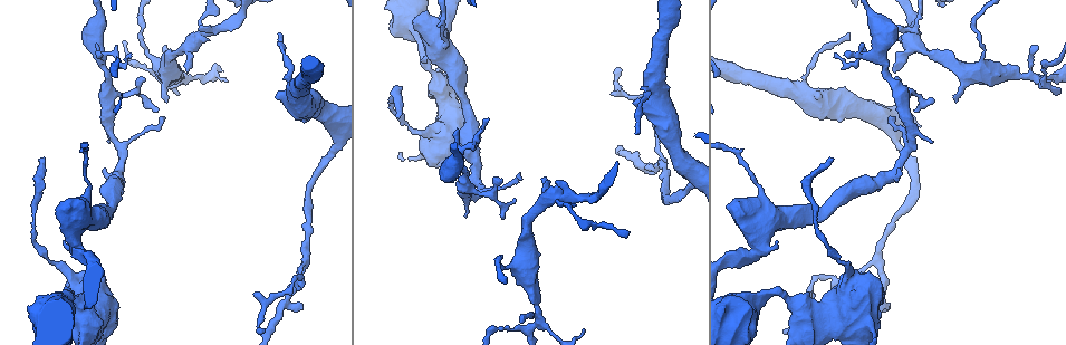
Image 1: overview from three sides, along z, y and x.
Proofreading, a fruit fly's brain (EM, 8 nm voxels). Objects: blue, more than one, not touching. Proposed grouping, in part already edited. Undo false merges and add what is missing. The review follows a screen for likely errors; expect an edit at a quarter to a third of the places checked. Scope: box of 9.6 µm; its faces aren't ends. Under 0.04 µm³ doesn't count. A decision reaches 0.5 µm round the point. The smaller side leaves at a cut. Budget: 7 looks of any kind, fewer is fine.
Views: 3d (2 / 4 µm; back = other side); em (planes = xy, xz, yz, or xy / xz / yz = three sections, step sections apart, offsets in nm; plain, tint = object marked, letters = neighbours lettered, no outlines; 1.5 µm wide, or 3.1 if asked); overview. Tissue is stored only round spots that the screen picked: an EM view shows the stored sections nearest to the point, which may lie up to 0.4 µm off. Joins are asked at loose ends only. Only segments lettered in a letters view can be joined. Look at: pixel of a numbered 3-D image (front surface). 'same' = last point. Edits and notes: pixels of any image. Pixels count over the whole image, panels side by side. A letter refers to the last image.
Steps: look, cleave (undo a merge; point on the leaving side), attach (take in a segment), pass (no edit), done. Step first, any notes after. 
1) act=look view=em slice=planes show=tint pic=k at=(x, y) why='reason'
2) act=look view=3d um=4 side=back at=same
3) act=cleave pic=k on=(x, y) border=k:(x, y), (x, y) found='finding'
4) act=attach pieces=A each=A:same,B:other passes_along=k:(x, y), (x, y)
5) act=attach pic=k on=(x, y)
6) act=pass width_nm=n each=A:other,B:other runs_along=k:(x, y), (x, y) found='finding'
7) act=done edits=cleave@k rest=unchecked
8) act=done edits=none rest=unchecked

act=look view=3d um=4 pic=1 at=(894, 72)

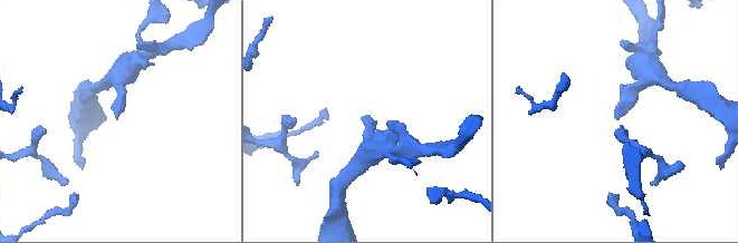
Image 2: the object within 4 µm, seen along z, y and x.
act=look view=em slice=planes show=letters pic=2 at=(369, 120)

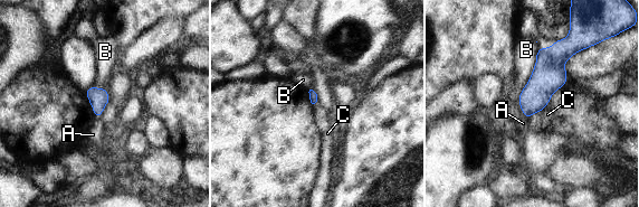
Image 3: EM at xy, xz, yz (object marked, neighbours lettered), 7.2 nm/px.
act=pass each=A:other,B:other,C:other runs_along=3:(574, 39), (550, 64), (527, 113) found='none of them fits'

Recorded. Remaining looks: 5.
act=look view=em slice=planes show=tint pic=1 at=(541, 320) why='thick turns thin'

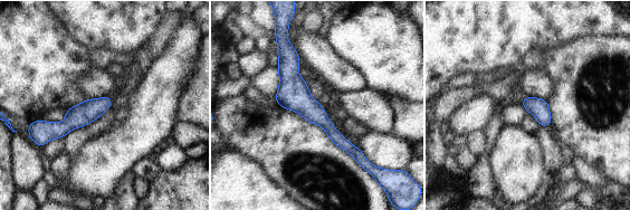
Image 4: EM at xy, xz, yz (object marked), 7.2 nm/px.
act=look view=em slice=planes show=letters at=same

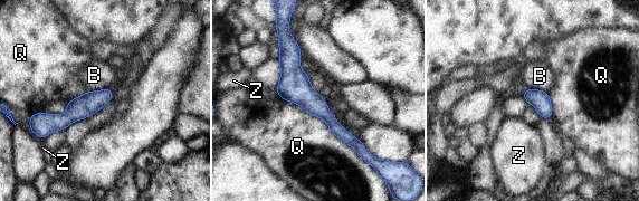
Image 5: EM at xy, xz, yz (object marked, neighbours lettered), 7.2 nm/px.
act=pass longest_contact=Q:700nm each=B:other,Q:other,Z:other found='all the same cell'

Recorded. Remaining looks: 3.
act=look view=em slice=xy step=4 show=tint pic=1 at=(636, 134) why='thin end'

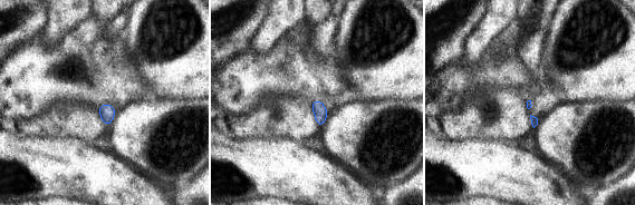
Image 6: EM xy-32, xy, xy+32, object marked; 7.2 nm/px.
act=look view=em slice=planes show=letters at=same why='another direction'

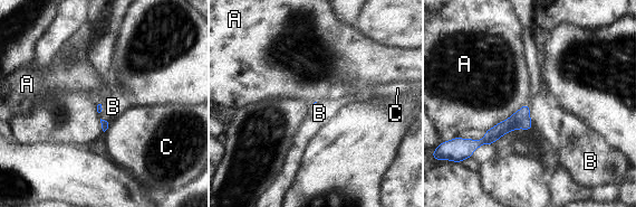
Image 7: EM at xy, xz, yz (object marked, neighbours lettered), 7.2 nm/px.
act=pass longest_contact=A:360nm each=A:other,B:other,C:other found='none of them fits'

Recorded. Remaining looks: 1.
act=done edits=none rest=unchecked

